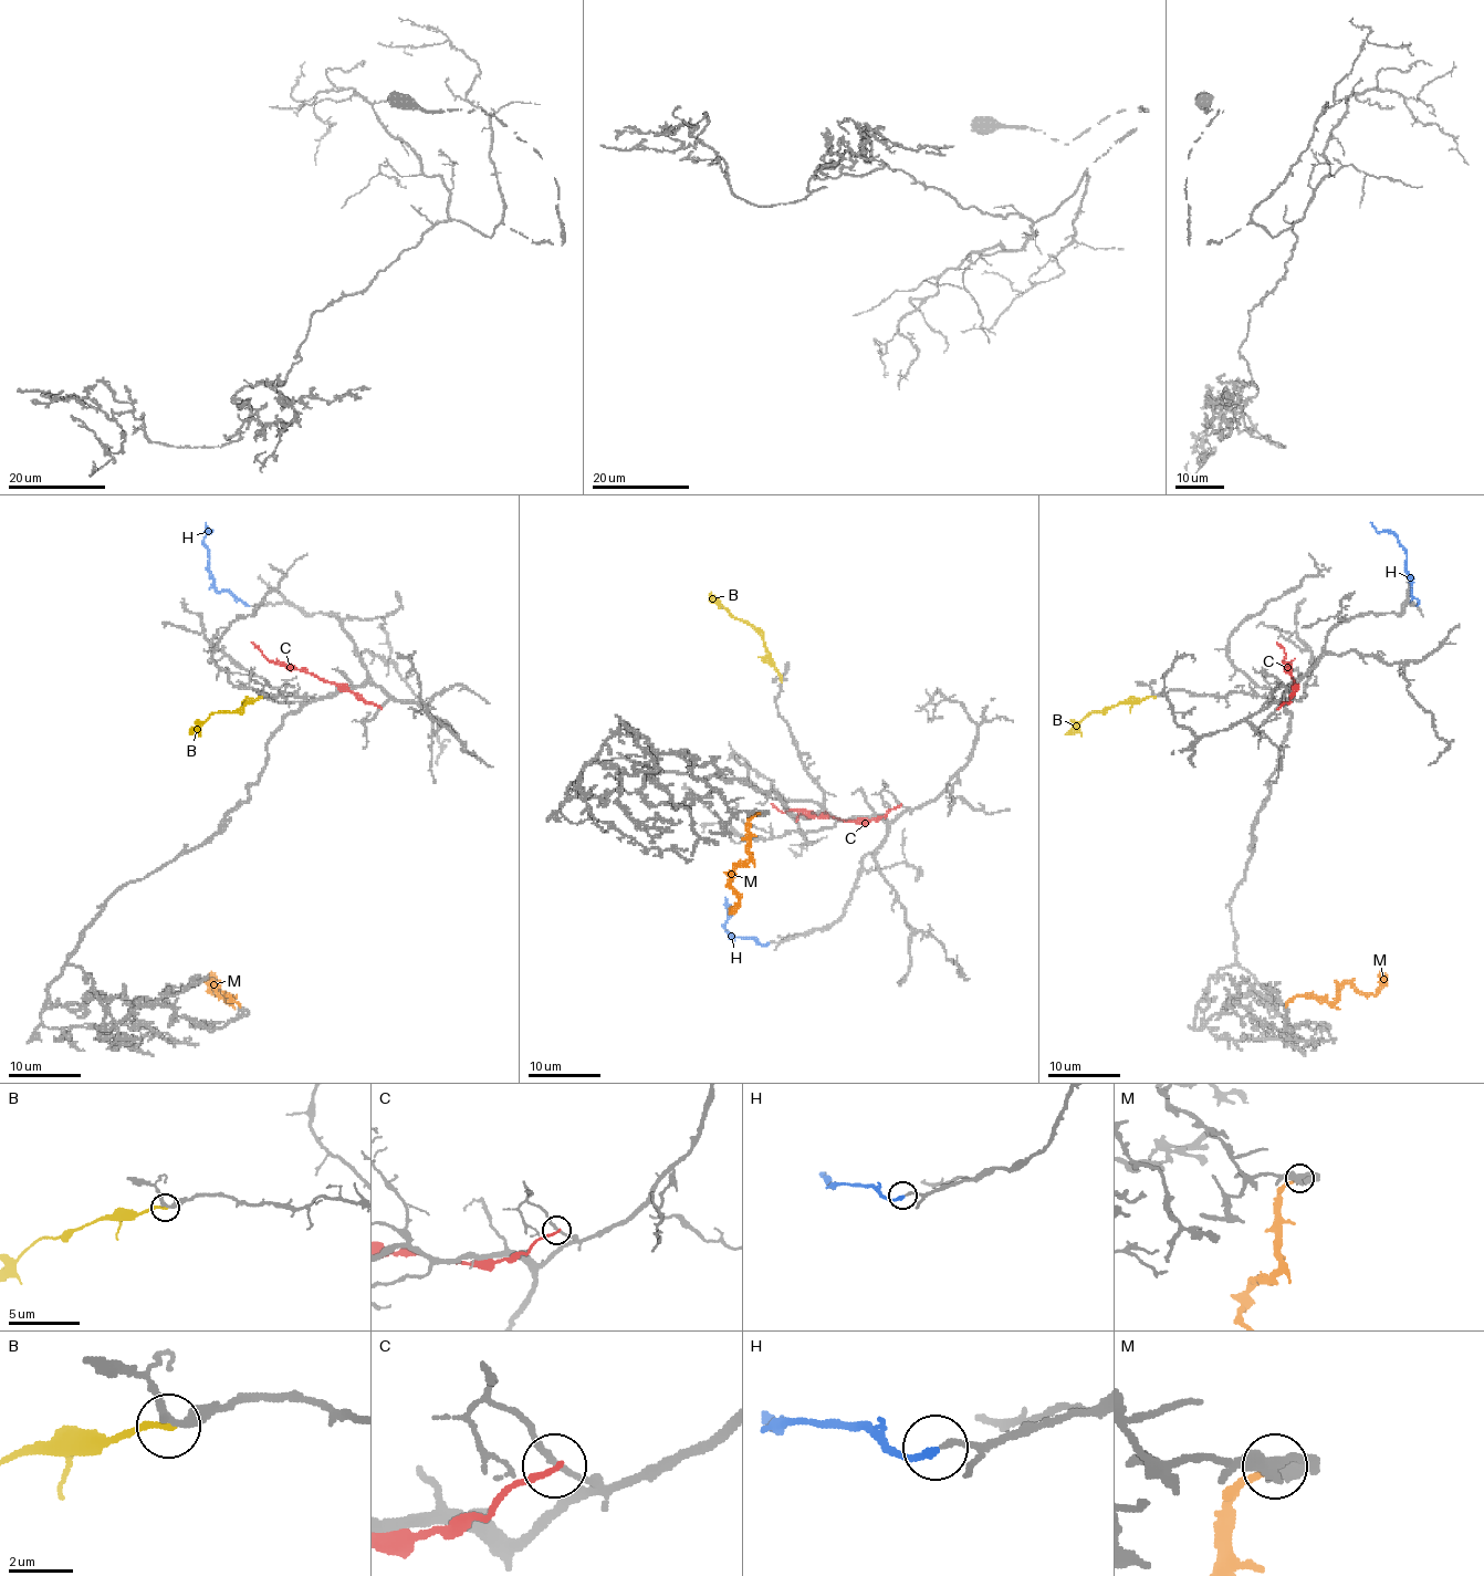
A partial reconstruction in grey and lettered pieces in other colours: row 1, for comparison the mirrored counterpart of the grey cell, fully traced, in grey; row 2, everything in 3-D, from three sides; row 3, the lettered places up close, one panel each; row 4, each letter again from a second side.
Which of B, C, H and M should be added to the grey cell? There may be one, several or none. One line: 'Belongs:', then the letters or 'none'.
Belongs: H

